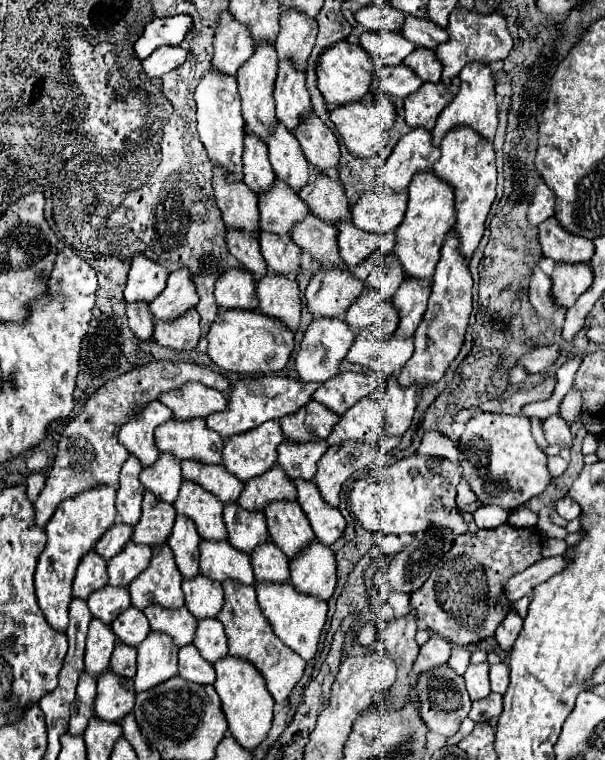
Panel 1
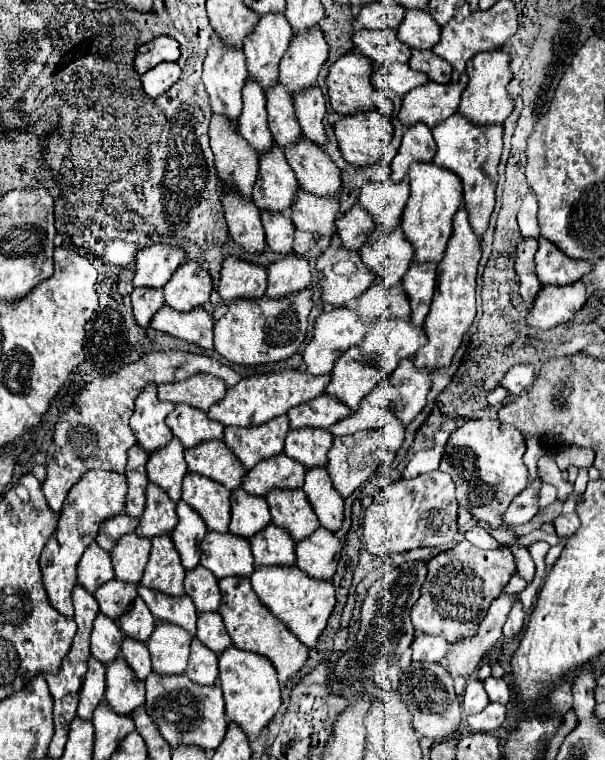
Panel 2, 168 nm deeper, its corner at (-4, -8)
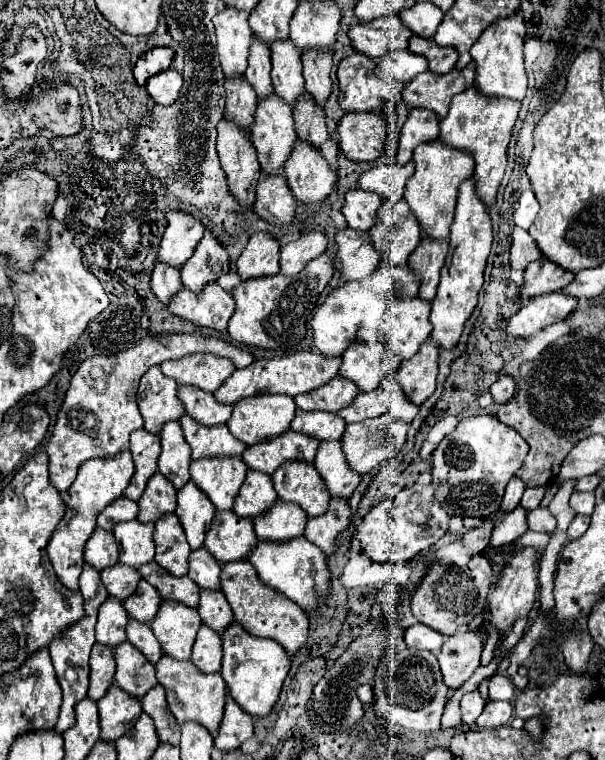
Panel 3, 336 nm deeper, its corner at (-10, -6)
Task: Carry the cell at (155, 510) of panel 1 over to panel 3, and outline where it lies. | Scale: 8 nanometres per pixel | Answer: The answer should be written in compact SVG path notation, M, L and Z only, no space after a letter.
M154 473L140 499L138 521L156 523L162 515L176 511L176 489L162 473Z

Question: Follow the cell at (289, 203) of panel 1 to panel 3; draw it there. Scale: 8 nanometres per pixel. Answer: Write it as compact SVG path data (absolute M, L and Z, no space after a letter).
M270 95L270 99L266 99L266 103L258 103L254 117L256 117L256 121L254 121L252 139L254 139L254 147L258 151L260 171L268 173L268 175L284 175L284 163L292 155L294 141L298 139L294 133L294 121L292 121L290 107L286 107L286 103L282 103L282 99L278 99L276 95Z

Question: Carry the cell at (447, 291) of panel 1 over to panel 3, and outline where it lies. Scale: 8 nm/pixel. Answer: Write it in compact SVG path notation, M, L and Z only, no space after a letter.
M472 179L464 181L458 191L458 203L456 203L456 215L454 223L450 227L450 253L446 259L446 265L442 269L442 277L438 283L438 293L432 301L432 313L430 323L434 325L432 339L442 349L456 347L466 319L472 315L476 303L478 303L478 291L484 283L484 267L486 259L490 255L492 245L492 225L486 207L474 193Z

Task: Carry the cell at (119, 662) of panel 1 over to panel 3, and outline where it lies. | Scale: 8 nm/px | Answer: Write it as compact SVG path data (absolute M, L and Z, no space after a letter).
M134 619L128 623L126 627L126 635L128 635L128 641L138 649L142 651L142 655L152 663L156 665L162 657L162 649L160 649L160 643L158 639L154 637L150 625L146 623L136 623Z

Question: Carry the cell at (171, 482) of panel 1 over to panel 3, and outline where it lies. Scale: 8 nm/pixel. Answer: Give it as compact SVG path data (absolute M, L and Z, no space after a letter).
M178 421L166 423L160 431L162 453L158 459L158 471L176 487L182 489L190 481L190 447L184 439L182 425Z

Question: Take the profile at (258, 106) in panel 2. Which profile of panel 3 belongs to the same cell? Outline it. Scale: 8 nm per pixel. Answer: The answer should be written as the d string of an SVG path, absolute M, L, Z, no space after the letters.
M258 39L252 41L250 49L252 49L250 51L250 63L248 63L244 79L254 87L258 101L264 101L274 91L272 81L270 81L270 69L272 69L270 49L262 47L262 43L258 43Z

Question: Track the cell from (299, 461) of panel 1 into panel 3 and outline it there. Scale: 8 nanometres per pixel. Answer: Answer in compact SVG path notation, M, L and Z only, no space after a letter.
M296 411L292 431L304 433L316 441L334 441L342 439L346 423L338 419L338 415L330 415L326 411Z

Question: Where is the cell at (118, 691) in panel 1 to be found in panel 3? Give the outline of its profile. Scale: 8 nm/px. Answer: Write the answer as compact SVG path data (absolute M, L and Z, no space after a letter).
M128 641L114 649L114 657L116 657L114 681L128 695L142 699L152 687L158 685L154 677L154 665L148 663L146 657L142 657L140 651L132 647Z

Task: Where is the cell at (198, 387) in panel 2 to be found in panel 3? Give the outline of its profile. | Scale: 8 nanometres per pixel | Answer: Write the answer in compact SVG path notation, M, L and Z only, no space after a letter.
M188 355L186 359L162 363L160 369L178 385L192 385L214 393L234 373L236 367L228 359L216 355Z

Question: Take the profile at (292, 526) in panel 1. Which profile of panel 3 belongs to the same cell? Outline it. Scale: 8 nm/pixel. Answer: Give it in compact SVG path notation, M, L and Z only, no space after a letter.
M284 463L272 475L272 483L280 501L298 505L308 517L318 517L328 511L330 495L326 495L326 487L318 471L314 471L314 465Z

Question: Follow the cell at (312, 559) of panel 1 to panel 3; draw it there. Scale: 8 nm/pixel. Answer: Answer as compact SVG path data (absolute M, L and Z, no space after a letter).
M332 499L326 515L308 519L304 537L310 543L314 543L316 547L320 547L326 557L330 557L336 551L338 535L342 531L346 531L348 523L350 523L350 515L352 515L352 511L348 507L348 501L342 503L342 499Z

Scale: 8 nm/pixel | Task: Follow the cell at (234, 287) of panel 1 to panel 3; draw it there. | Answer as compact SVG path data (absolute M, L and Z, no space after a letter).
M256 233L250 237L246 249L236 261L238 275L242 281L258 279L266 275L276 275L280 271L278 265L278 241L266 233Z

